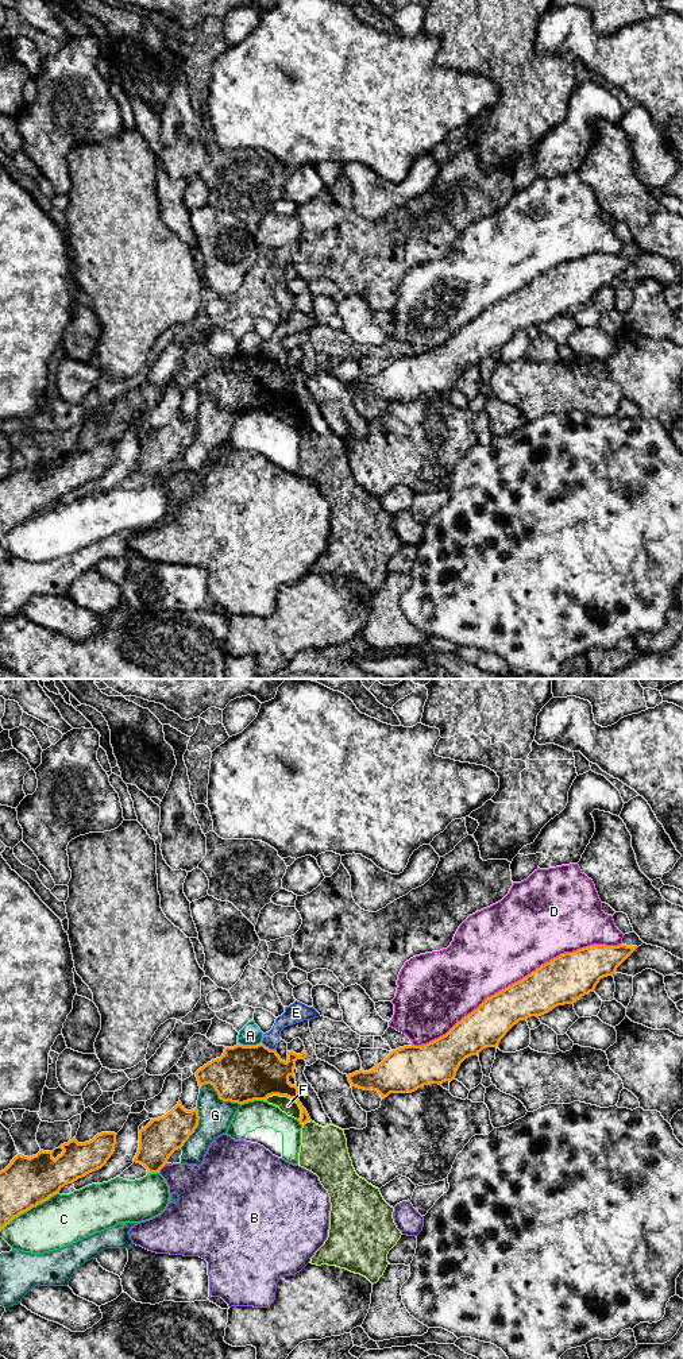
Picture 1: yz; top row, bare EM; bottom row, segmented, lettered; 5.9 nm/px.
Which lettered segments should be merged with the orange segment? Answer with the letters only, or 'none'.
none

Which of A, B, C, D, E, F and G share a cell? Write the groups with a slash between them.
A / B / C / D / E / F / G

